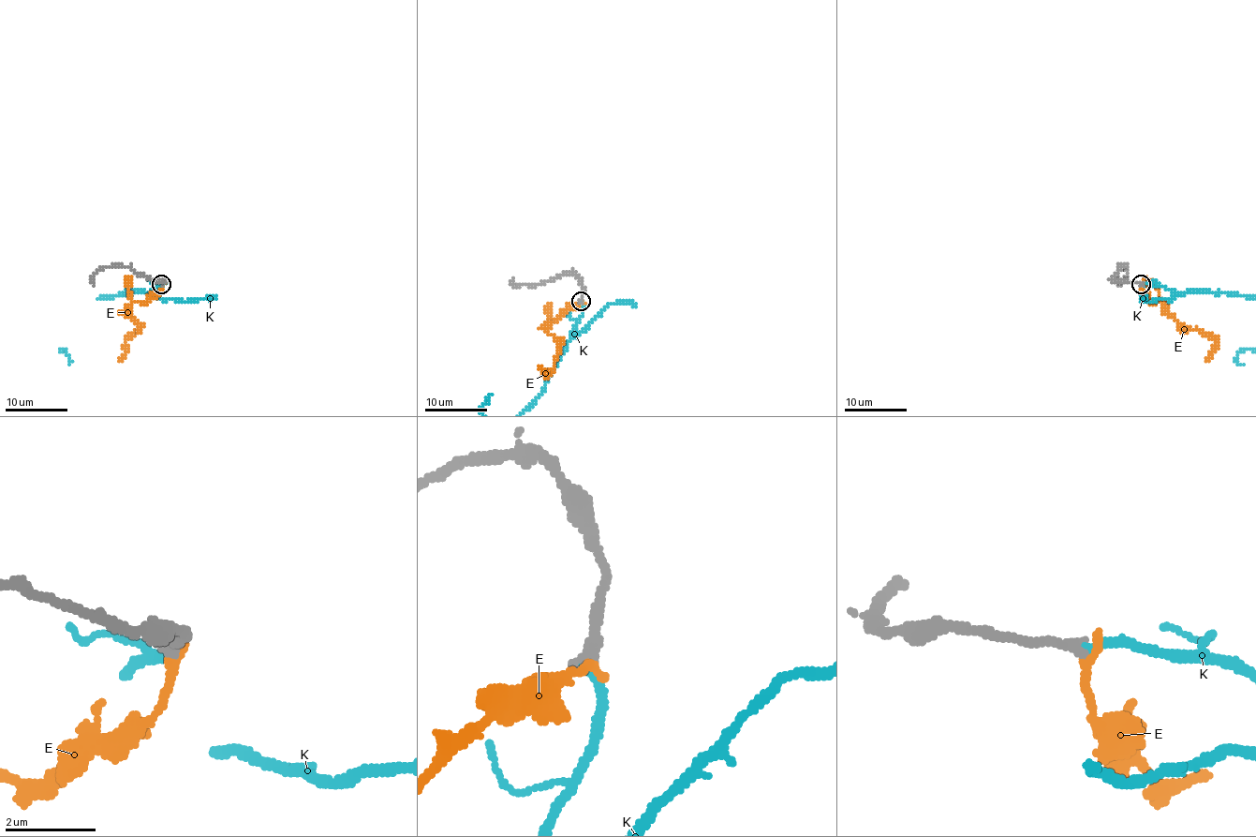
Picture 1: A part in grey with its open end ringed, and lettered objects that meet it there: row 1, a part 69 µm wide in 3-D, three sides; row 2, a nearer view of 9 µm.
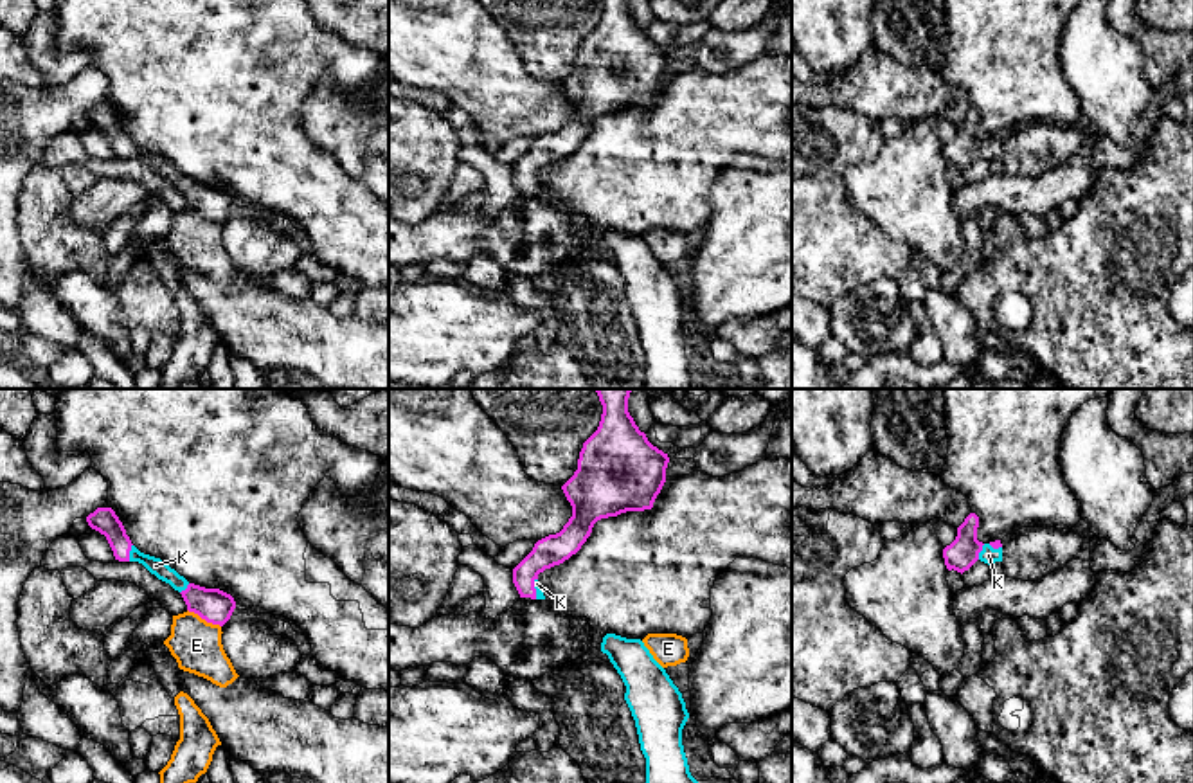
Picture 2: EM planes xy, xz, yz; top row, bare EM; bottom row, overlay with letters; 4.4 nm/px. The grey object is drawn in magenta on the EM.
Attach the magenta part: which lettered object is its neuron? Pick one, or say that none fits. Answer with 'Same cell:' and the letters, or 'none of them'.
Same cell: K

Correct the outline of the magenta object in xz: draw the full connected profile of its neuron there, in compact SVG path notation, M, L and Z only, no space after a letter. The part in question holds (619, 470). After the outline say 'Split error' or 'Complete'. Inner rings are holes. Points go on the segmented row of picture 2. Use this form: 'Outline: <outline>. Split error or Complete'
Outline: M596 389L603 405L597 430L583 443L578 470L561 486L572 506L572 517L556 535L538 540L533 551L513 569L513 583L520 598L545 599L538 574L576 554L597 520L626 511L651 509L666 482L668 454L653 446L628 412L632 389Z. Split error

